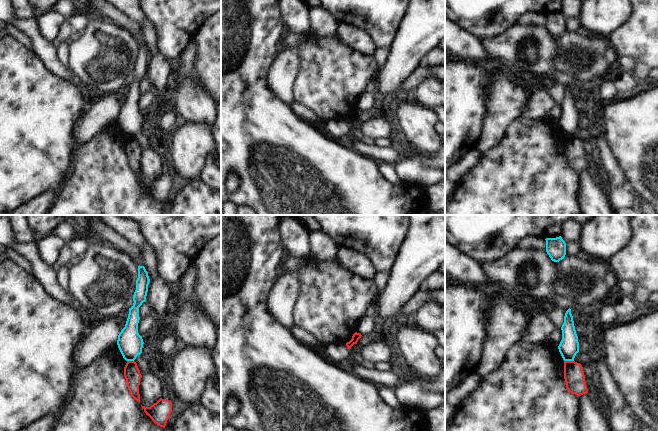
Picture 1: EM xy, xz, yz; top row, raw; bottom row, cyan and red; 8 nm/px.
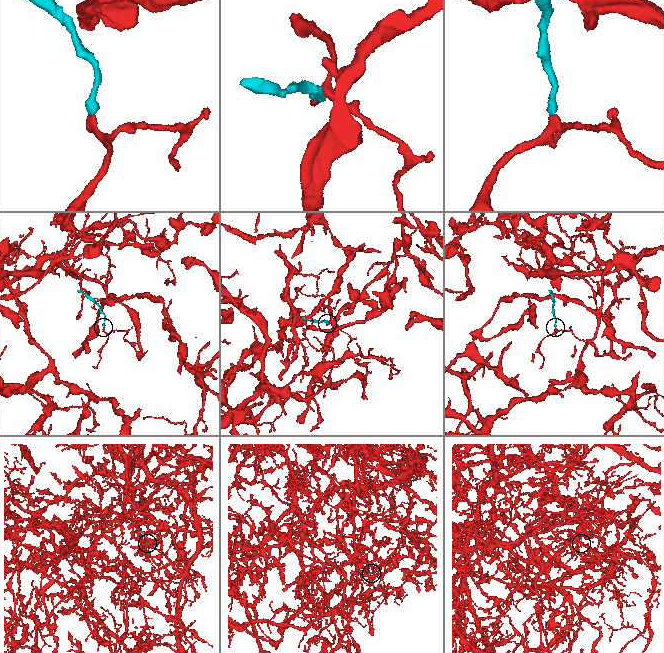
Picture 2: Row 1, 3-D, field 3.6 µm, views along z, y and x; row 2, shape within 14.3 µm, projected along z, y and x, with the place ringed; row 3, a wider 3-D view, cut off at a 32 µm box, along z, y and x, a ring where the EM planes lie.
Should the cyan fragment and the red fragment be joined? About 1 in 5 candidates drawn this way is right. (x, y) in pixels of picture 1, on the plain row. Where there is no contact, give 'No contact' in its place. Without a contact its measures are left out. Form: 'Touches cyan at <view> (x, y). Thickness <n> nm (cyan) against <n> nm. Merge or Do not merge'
Touches cyan at yz (569, 136). Thickness 160 nm (cyan) against 160 nm. Do not merge.

